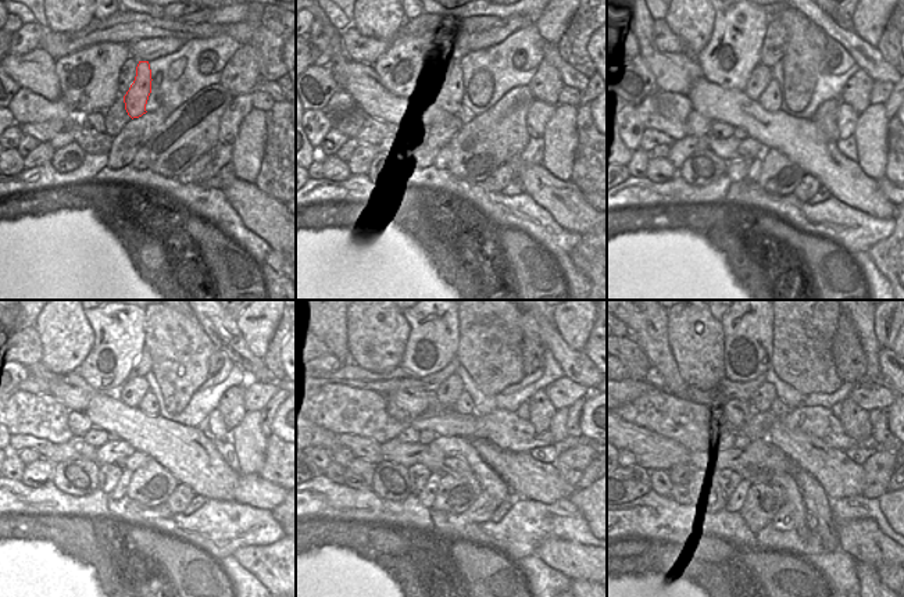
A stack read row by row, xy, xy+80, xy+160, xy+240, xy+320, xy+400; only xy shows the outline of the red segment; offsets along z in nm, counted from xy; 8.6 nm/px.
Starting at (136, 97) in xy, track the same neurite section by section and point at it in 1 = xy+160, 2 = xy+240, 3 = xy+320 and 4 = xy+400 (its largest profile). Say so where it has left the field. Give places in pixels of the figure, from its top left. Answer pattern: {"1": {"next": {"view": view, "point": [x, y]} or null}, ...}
{"1": {"next": {"view": "xy+160", "point": [769, 99]}}, "2": {"next": {"view": "xy+240", "point": [149, 404]}}, "3": {"next": {"view": "xy+320", "point": [464, 406]}}, "4": {"next": {"view": "xy+400", "point": [779, 408]}}}

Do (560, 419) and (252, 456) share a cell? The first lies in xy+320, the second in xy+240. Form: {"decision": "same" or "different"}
{"decision": "same"}

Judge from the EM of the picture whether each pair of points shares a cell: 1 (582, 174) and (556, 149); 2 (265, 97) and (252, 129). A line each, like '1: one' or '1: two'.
1: two
2: two

